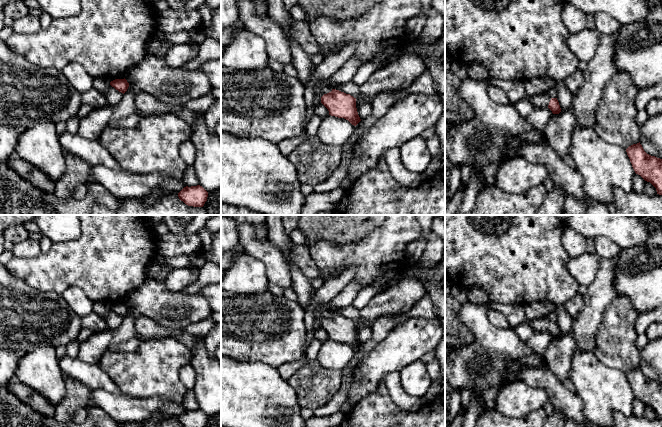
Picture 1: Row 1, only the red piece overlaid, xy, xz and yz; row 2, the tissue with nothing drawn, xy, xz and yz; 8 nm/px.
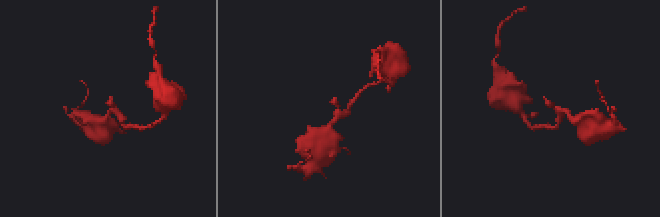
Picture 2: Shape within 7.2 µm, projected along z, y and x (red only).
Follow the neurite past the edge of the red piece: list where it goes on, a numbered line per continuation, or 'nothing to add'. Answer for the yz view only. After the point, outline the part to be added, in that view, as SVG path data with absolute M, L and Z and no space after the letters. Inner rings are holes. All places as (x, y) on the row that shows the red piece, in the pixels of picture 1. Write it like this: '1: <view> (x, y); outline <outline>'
1: yz (542, 100); outline M547 92L540 93L536 96L525 96L534 106L540 108L546 108L549 105L551 97L547 94Z

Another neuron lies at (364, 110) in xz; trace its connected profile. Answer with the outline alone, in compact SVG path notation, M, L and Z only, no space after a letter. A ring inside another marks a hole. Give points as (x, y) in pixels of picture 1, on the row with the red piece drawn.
M371 102L361 103L357 108L357 112L361 120L370 116L372 112Z

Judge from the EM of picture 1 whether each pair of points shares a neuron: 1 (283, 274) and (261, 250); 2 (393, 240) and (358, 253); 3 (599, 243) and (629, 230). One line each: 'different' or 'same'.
1: same
2: same
3: different

